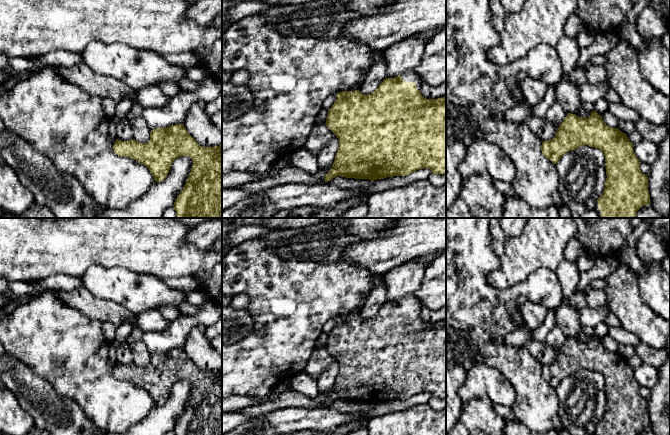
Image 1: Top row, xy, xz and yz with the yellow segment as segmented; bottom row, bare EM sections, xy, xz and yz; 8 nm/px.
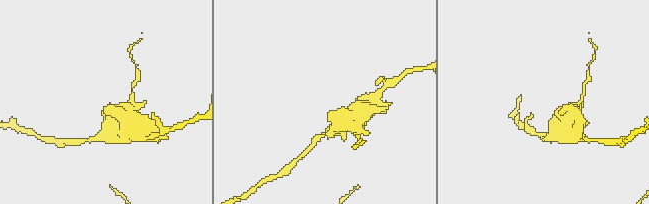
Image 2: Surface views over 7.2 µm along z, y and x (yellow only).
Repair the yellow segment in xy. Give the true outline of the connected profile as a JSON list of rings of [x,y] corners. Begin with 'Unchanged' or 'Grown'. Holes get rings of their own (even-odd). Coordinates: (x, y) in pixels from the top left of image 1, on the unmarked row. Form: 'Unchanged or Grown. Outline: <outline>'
Unchanged. Outline: [[[183,348],[167,352],[156,352],[150,356],[148,367],[139,367],[134,363],[121,365],[116,363],[113,374],[118,380],[125,380],[146,390],[156,406],[168,399],[173,385],[179,380],[188,380],[193,384],[190,399],[183,414],[175,423],[175,435],[222,435],[222,368],[216,371],[202,371],[187,356]]]

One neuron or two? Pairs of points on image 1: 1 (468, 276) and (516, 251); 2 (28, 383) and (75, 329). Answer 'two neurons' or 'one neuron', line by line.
1: two neurons
2: two neurons

